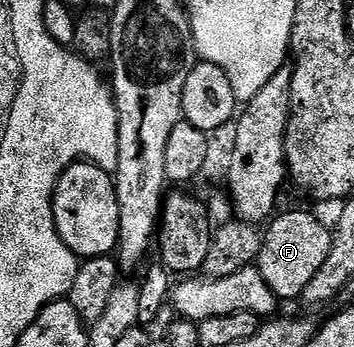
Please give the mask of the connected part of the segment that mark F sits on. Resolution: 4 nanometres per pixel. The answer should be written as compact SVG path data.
M282 212L266 225L257 266L261 270L261 276L265 278L265 282L269 282L269 288L280 301L298 301L305 286L309 286L309 282L317 278L317 270L325 266L333 232L311 212Z

